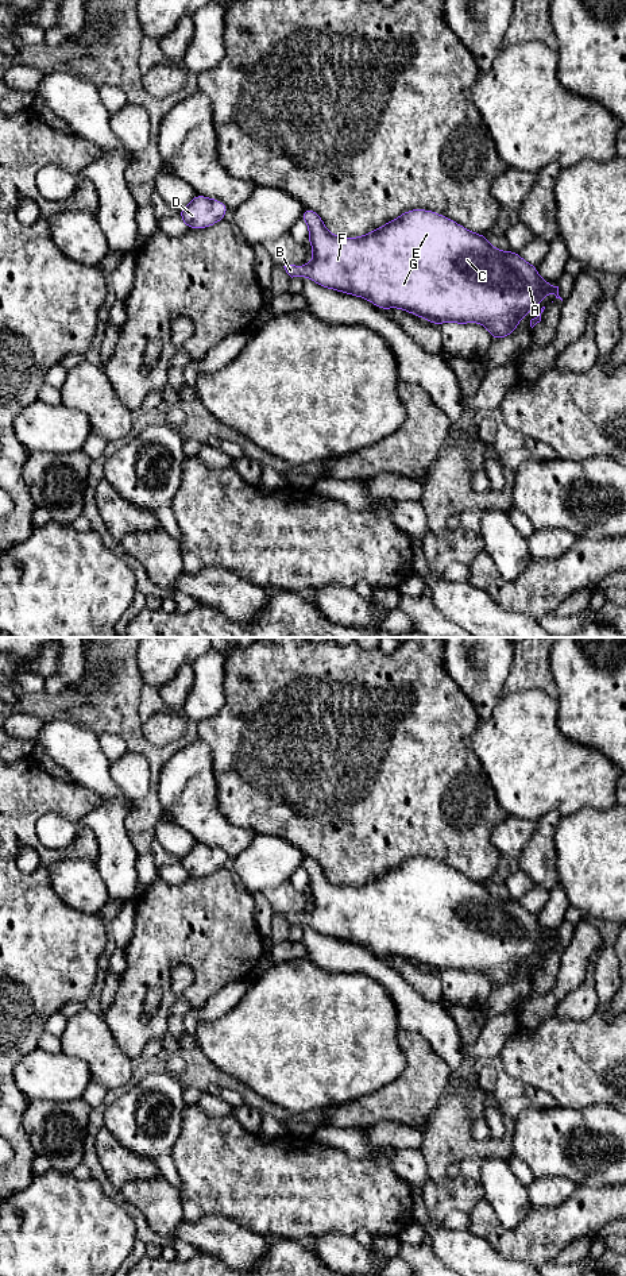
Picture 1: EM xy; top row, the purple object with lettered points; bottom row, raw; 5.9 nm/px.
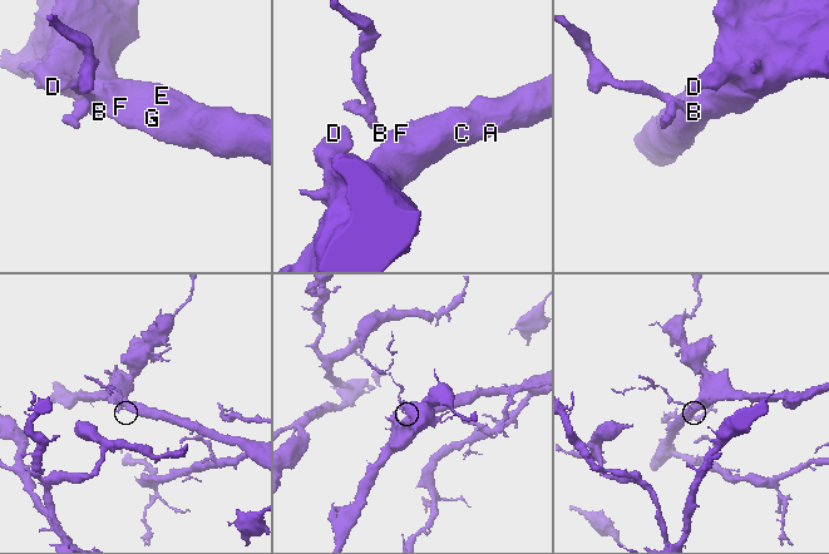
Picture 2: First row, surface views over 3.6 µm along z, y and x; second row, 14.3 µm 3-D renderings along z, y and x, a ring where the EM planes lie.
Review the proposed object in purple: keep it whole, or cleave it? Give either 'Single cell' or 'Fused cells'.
Single cell

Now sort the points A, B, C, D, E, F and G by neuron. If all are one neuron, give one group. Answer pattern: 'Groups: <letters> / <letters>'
Groups: A B C D E F G

